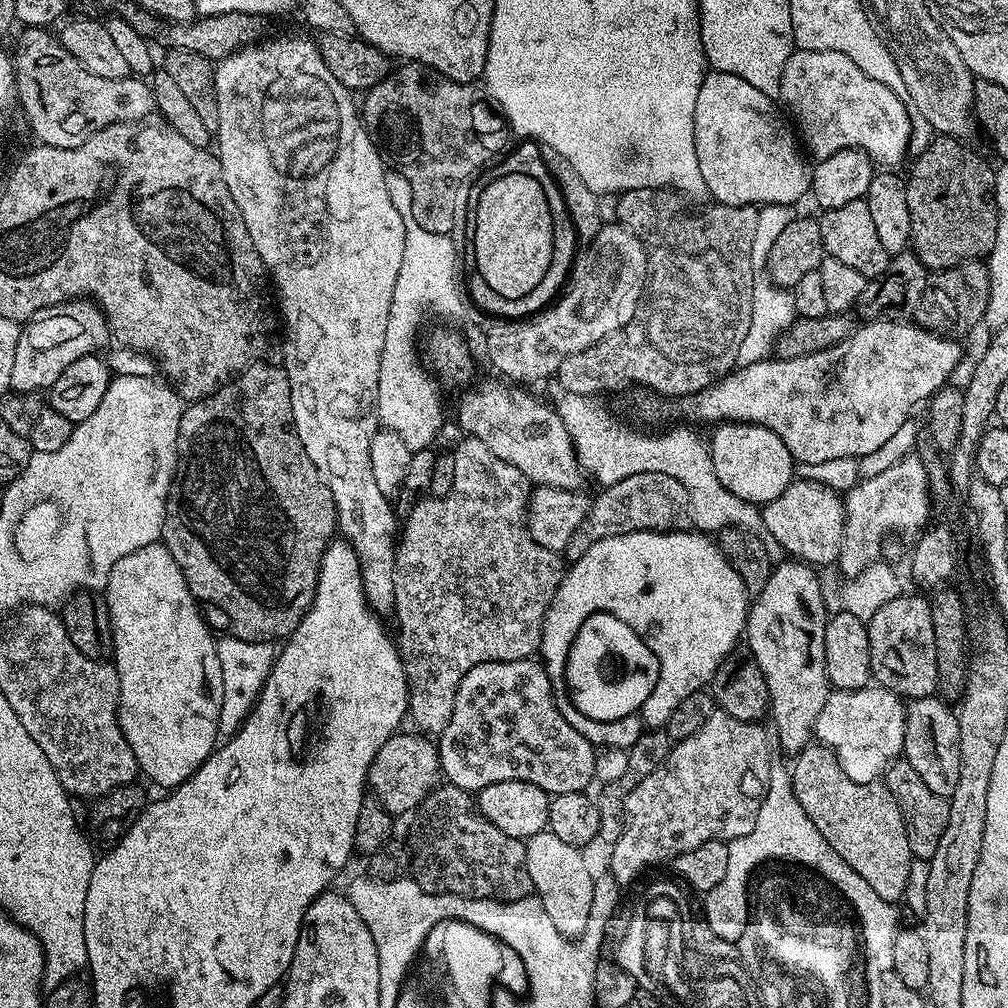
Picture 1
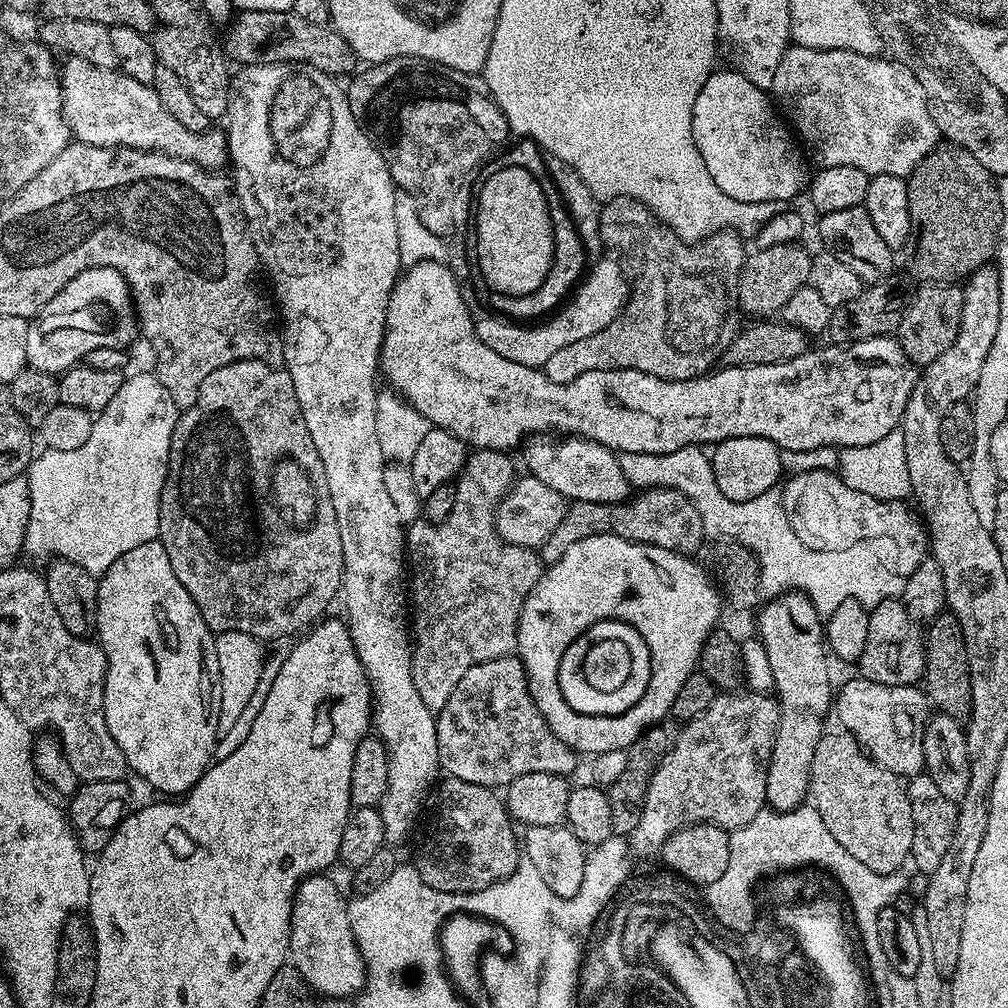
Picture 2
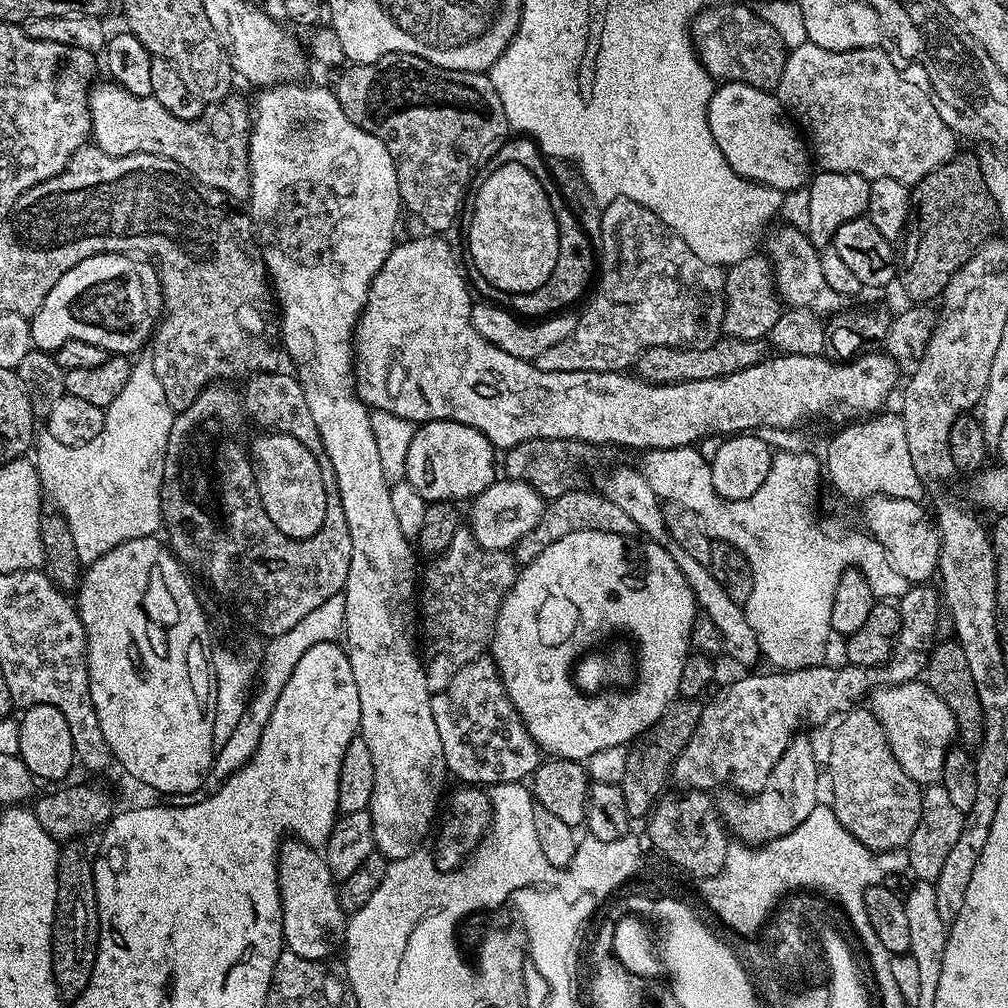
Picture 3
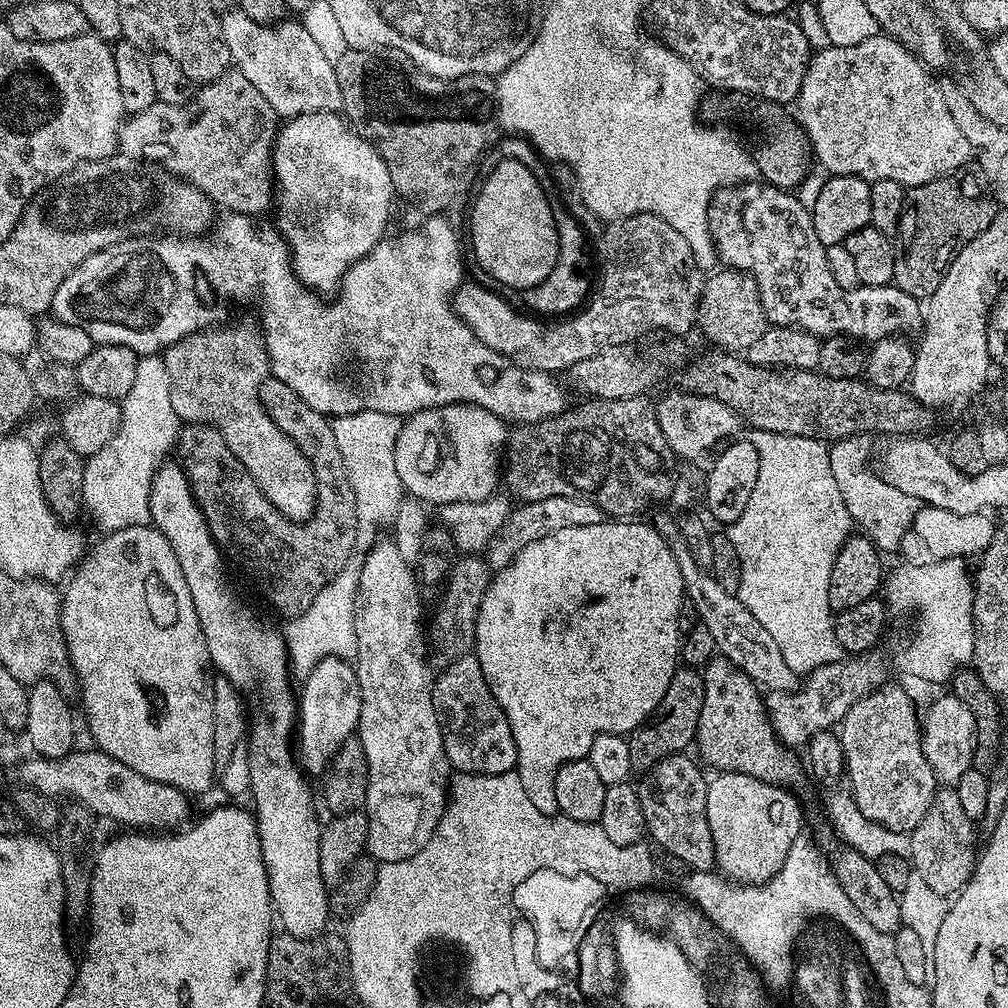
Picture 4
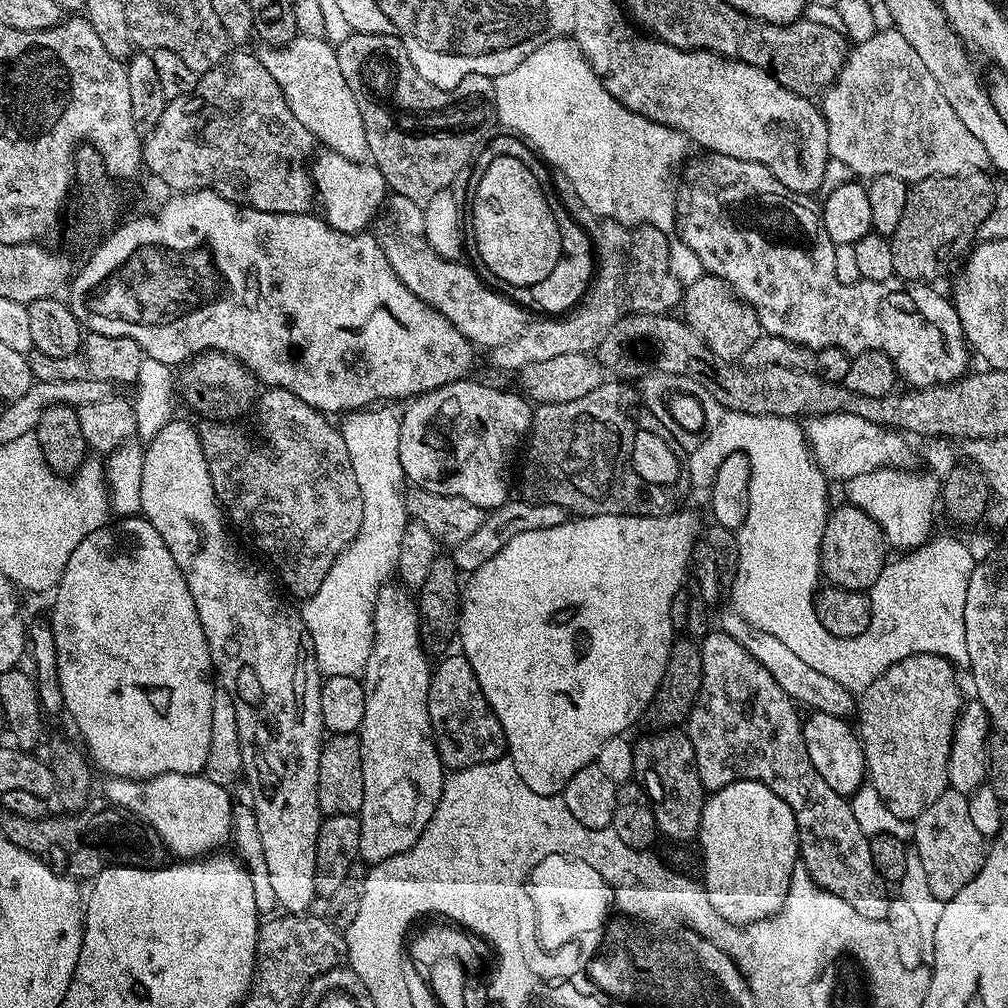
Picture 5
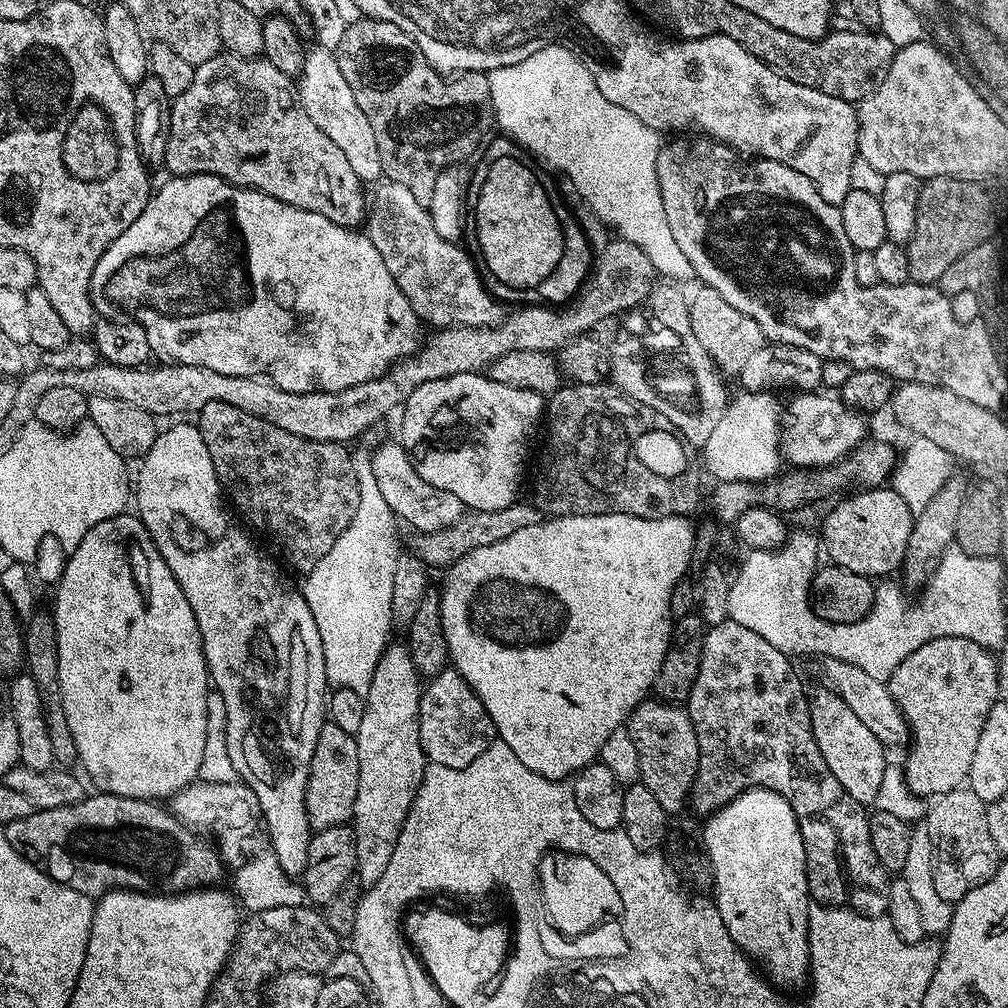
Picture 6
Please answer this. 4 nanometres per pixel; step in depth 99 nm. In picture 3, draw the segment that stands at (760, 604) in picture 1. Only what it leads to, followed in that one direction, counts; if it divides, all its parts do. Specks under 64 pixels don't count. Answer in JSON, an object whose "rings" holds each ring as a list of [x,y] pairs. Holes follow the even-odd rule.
{"rings":[[[804,734],[793,736],[792,741],[786,746],[782,758],[778,758],[774,770],[770,770],[770,778],[766,782],[766,786],[762,786],[760,792],[749,796],[744,794],[728,794],[724,801],[722,799],[719,801],[718,811],[726,825],[727,831],[737,841],[749,846],[766,844],[768,841],[776,839],[777,836],[790,834],[798,826],[802,826],[802,822],[808,817],[810,810],[818,807],[816,791],[820,788],[820,772],[822,776],[822,768],[821,765],[820,768],[816,765],[816,756],[812,753],[811,742],[804,737]]]}

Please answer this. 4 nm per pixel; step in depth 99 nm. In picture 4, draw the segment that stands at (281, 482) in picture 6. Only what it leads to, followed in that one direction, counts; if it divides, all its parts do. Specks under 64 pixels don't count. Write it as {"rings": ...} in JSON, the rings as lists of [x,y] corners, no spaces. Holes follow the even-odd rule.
{"rings":[[[270,378],[260,387],[262,406],[270,414],[272,421],[287,434],[289,438],[306,454],[316,479],[316,509],[311,520],[294,524],[279,512],[262,494],[262,490],[250,478],[250,474],[230,454],[222,434],[209,424],[184,424],[181,427],[174,445],[178,463],[188,475],[188,484],[196,499],[196,504],[208,523],[210,534],[216,539],[216,545],[229,561],[232,560],[264,591],[264,596],[284,615],[291,618],[310,610],[310,602],[318,598],[322,586],[326,586],[343,568],[349,567],[352,551],[356,548],[356,527],[362,521],[356,513],[356,495],[350,486],[346,462],[342,462],[342,450],[338,450],[338,438],[334,438],[332,420],[323,416],[318,410],[306,406],[286,382]]]}

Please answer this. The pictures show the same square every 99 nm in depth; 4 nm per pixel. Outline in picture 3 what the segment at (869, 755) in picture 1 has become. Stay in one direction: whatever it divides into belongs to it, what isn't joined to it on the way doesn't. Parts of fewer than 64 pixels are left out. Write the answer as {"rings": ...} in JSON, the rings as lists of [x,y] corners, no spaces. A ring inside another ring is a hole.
{"rings":[[[919,679],[911,680],[905,684],[881,686],[871,693],[871,700],[870,710],[876,716],[876,721],[882,726],[890,750],[898,764],[902,766],[904,773],[914,783],[921,786],[941,783],[944,778],[946,754],[957,739],[956,719],[950,712],[950,706],[946,706],[946,702],[942,702],[942,698],[938,698],[938,694],[934,694],[934,690],[930,690],[928,683],[921,682]]]}

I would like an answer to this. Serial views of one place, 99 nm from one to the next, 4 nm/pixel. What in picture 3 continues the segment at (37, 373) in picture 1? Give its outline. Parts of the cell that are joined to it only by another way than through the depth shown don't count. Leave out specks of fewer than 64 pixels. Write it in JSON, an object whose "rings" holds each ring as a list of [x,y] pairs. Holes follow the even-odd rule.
{"rings":[[[107,252],[106,254],[94,254],[90,258],[86,258],[82,262],[78,262],[78,266],[74,266],[74,270],[66,270],[66,274],[62,274],[62,278],[58,278],[58,282],[54,285],[54,290],[50,290],[50,294],[46,294],[46,302],[42,302],[42,306],[34,315],[30,317],[32,326],[32,342],[39,351],[55,354],[59,348],[68,340],[77,340],[78,342],[92,343],[94,346],[102,347],[109,354],[133,354],[140,347],[147,345],[151,341],[161,319],[164,307],[164,293],[162,291],[162,281],[157,265],[149,262],[144,258],[133,258],[131,255],[123,252]]]}

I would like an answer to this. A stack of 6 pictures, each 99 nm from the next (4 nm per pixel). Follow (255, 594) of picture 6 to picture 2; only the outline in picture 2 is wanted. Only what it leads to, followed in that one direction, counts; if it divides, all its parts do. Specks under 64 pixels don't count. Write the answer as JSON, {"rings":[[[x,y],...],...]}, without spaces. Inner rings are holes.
{"rings":[[[328,874],[308,876],[296,888],[288,931],[290,964],[299,970],[300,977],[304,979],[309,989],[328,998],[352,998],[364,990],[364,959],[356,945],[354,930],[350,930],[348,900],[340,893],[339,886],[330,877]]]}

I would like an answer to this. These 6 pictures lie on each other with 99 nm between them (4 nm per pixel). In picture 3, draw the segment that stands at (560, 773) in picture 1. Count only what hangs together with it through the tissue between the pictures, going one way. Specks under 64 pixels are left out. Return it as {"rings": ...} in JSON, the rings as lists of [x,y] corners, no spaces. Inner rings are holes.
{"rings":[[[491,655],[466,662],[441,692],[433,692],[432,709],[449,773],[465,785],[524,782],[542,762],[540,747],[530,738],[530,730],[526,730],[520,711],[510,702]]]}

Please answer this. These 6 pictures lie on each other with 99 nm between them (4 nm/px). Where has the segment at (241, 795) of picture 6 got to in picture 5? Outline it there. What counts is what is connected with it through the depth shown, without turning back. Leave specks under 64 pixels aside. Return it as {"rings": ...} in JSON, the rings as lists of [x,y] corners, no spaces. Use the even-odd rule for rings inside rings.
{"rings":[[[158,774],[145,780],[108,776],[105,781],[104,796],[108,799],[105,801],[155,830],[165,849],[176,855],[173,857],[203,858],[223,849],[220,847],[228,844],[233,835],[233,793],[210,782],[203,774]]]}

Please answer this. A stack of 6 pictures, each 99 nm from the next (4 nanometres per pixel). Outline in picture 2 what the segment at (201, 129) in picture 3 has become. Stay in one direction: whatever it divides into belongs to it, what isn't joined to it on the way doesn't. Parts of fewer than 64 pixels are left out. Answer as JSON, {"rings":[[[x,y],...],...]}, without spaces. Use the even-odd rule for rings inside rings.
{"rings":[[[69,56],[63,61],[62,67],[58,72],[58,79],[60,82],[60,111],[64,114],[64,120],[68,123],[69,133],[79,143],[93,144],[99,148],[137,148],[143,152],[161,152],[167,156],[173,156],[179,160],[193,160],[195,164],[200,168],[207,168],[209,170],[223,169],[223,164],[229,163],[228,159],[228,138],[223,131],[220,132],[216,129],[216,126],[209,126],[204,132],[195,132],[194,130],[186,130],[186,126],[182,126],[182,122],[176,121],[170,113],[166,111],[166,106],[162,106],[162,102],[158,102],[158,94],[152,89],[151,84],[143,84],[142,82],[134,82],[134,78],[130,78],[126,73],[119,70],[113,70],[110,68],[99,68],[94,66],[90,62],[86,62],[82,58],[77,56]]]}

